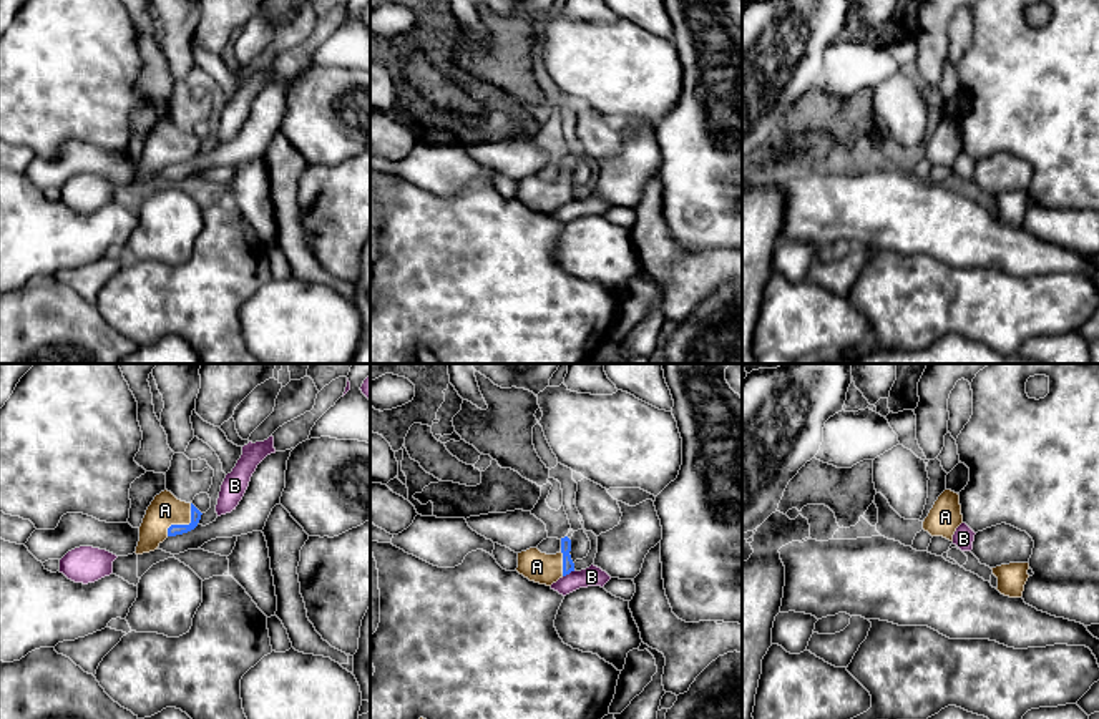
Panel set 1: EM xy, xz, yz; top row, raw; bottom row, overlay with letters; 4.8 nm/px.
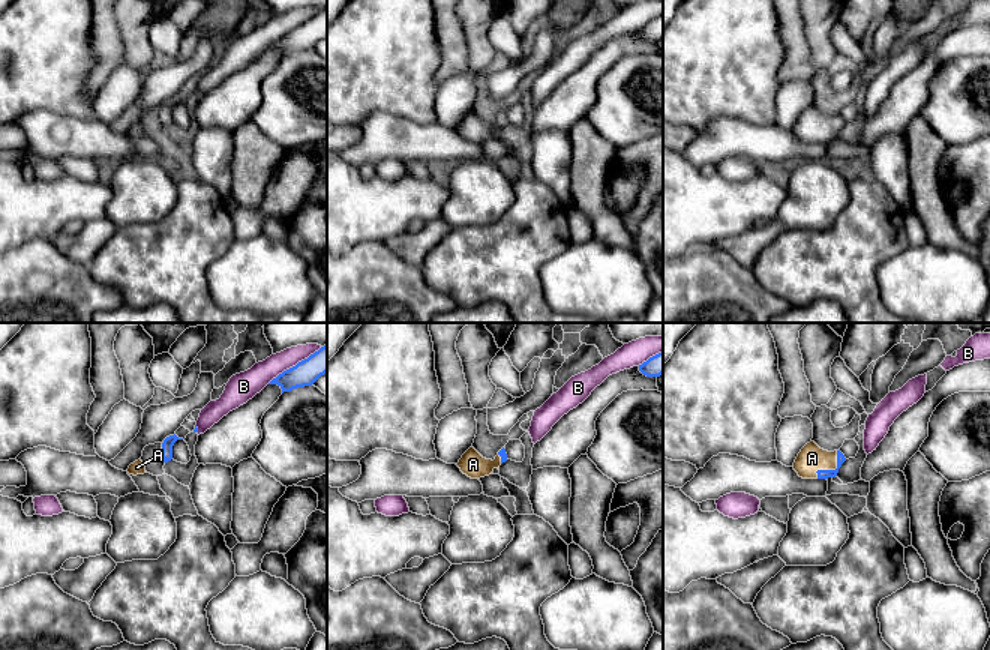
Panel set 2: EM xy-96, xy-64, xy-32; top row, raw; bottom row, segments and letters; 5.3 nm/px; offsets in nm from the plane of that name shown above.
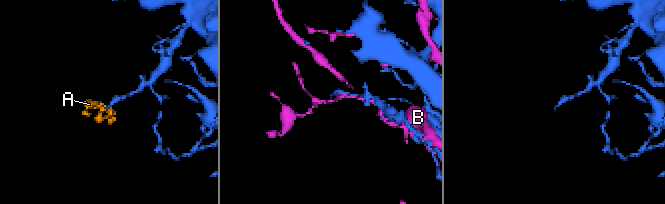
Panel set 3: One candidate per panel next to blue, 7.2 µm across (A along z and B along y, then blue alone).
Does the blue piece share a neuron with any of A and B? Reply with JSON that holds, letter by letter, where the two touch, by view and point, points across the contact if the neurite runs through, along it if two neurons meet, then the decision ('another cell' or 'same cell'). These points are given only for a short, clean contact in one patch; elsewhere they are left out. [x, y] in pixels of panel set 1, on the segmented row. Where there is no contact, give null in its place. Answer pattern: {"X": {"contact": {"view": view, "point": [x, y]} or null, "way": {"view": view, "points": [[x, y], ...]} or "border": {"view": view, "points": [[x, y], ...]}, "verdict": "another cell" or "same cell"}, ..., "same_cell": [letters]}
{"A": {"contact": {"view": "xy", "point": [185, 525]}, "way": {"view": "xy", "points": [[173, 530], [185, 525], [165, 510]]}, "verdict": "same cell"}, "B": {"contact": {"view": "xz", "point": [568, 573]}, "verdict": "another cell"}, "same_cell": ["A"]}

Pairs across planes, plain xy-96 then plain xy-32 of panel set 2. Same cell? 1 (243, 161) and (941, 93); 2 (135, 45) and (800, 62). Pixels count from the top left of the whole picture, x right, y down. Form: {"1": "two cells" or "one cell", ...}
{"1": "two cells", "2": "two cells"}

